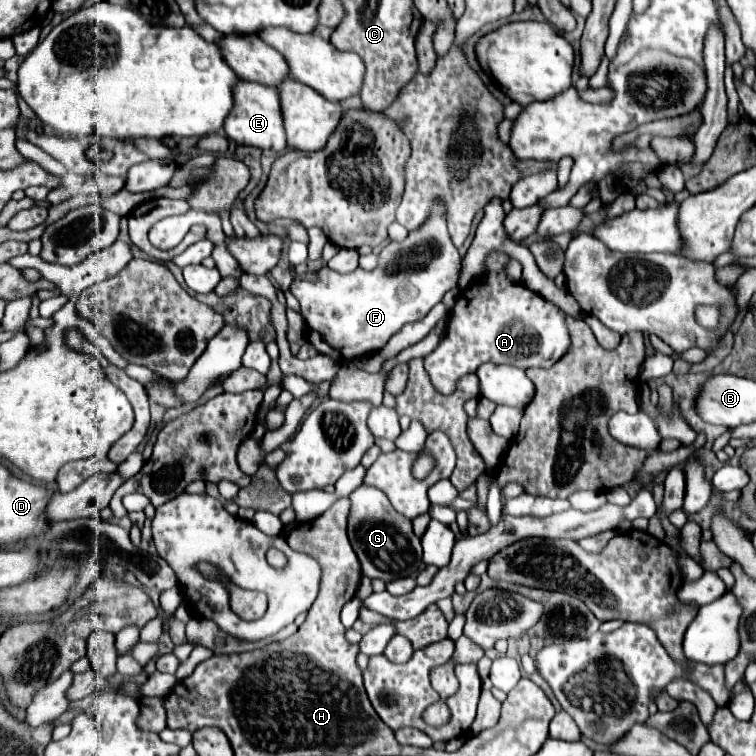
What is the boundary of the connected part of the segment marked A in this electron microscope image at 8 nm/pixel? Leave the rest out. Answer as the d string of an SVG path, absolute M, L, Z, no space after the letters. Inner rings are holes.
M492 251L484 261L484 273L480 279L476 279L470 287L460 289L456 303L452 307L452 313L448 313L446 319L446 331L438 347L424 357L424 367L434 383L434 387L440 393L452 393L454 381L466 373L476 373L476 369L482 363L506 363L520 369L528 367L540 367L548 369L552 367L570 347L570 337L566 333L566 323L562 321L564 311L558 309L554 303L546 301L542 295L532 293L522 283L514 281L506 273L510 257L502 251Z

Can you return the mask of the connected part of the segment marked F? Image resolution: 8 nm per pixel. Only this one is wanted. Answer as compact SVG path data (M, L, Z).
M434 199L430 207L430 217L416 231L410 231L404 241L400 243L390 241L378 257L380 257L378 267L372 271L364 271L358 267L352 273L340 275L338 271L332 271L330 267L322 267L316 271L316 281L294 281L290 285L290 293L302 305L302 315L308 325L308 341L322 355L328 355L336 361L340 359L352 361L360 355L380 351L388 343L388 339L394 333L398 333L404 325L424 319L426 313L436 303L442 301L444 293L456 285L458 271L460 271L460 253L448 235L446 205Z

